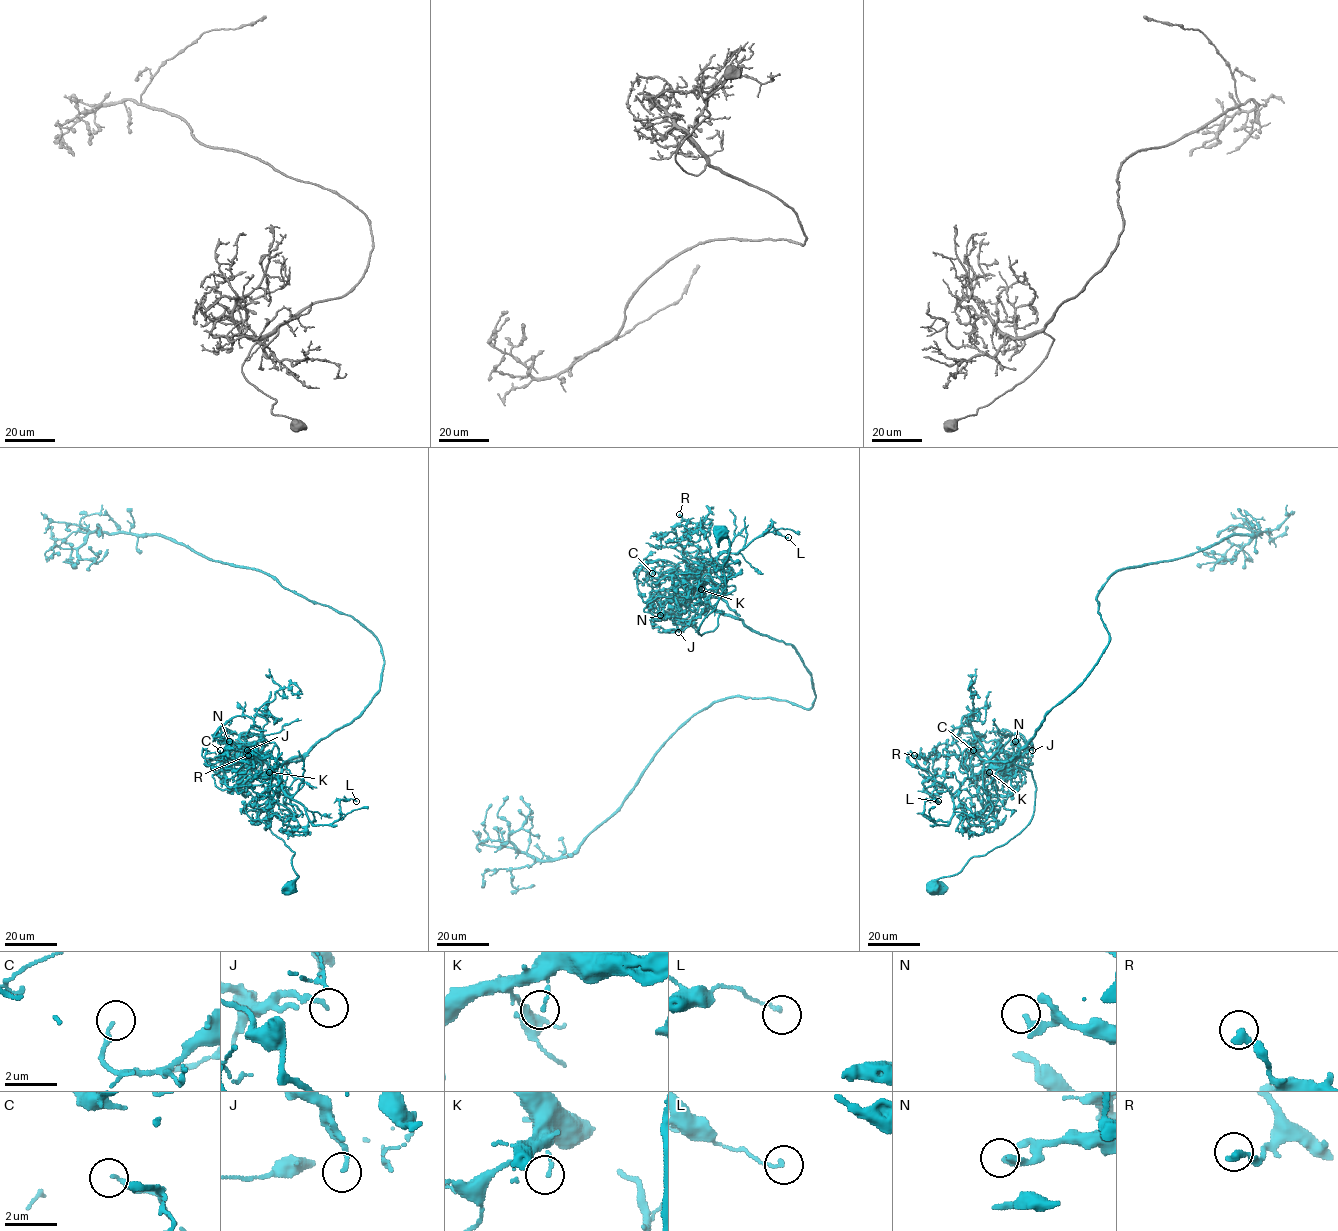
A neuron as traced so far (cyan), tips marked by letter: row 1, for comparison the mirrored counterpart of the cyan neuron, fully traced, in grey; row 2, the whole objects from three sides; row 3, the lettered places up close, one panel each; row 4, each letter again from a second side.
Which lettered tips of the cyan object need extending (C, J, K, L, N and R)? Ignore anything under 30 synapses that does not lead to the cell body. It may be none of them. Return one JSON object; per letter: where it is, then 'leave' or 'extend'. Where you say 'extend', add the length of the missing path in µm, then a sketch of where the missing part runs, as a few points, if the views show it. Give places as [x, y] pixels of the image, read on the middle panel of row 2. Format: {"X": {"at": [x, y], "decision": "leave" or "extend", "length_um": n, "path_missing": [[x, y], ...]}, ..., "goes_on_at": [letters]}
{"C": {"at": [652, 573], "decision": "leave"}, "J": {"at": [678, 632], "decision": "leave"}, "K": {"at": [701, 589], "decision": "leave"}, "L": {"at": [788, 537], "decision": "leave"}, "N": {"at": [660, 615], "decision": "leave"}, "R": {"at": [679, 514], "decision": "leave"}, "goes_on_at": []}

